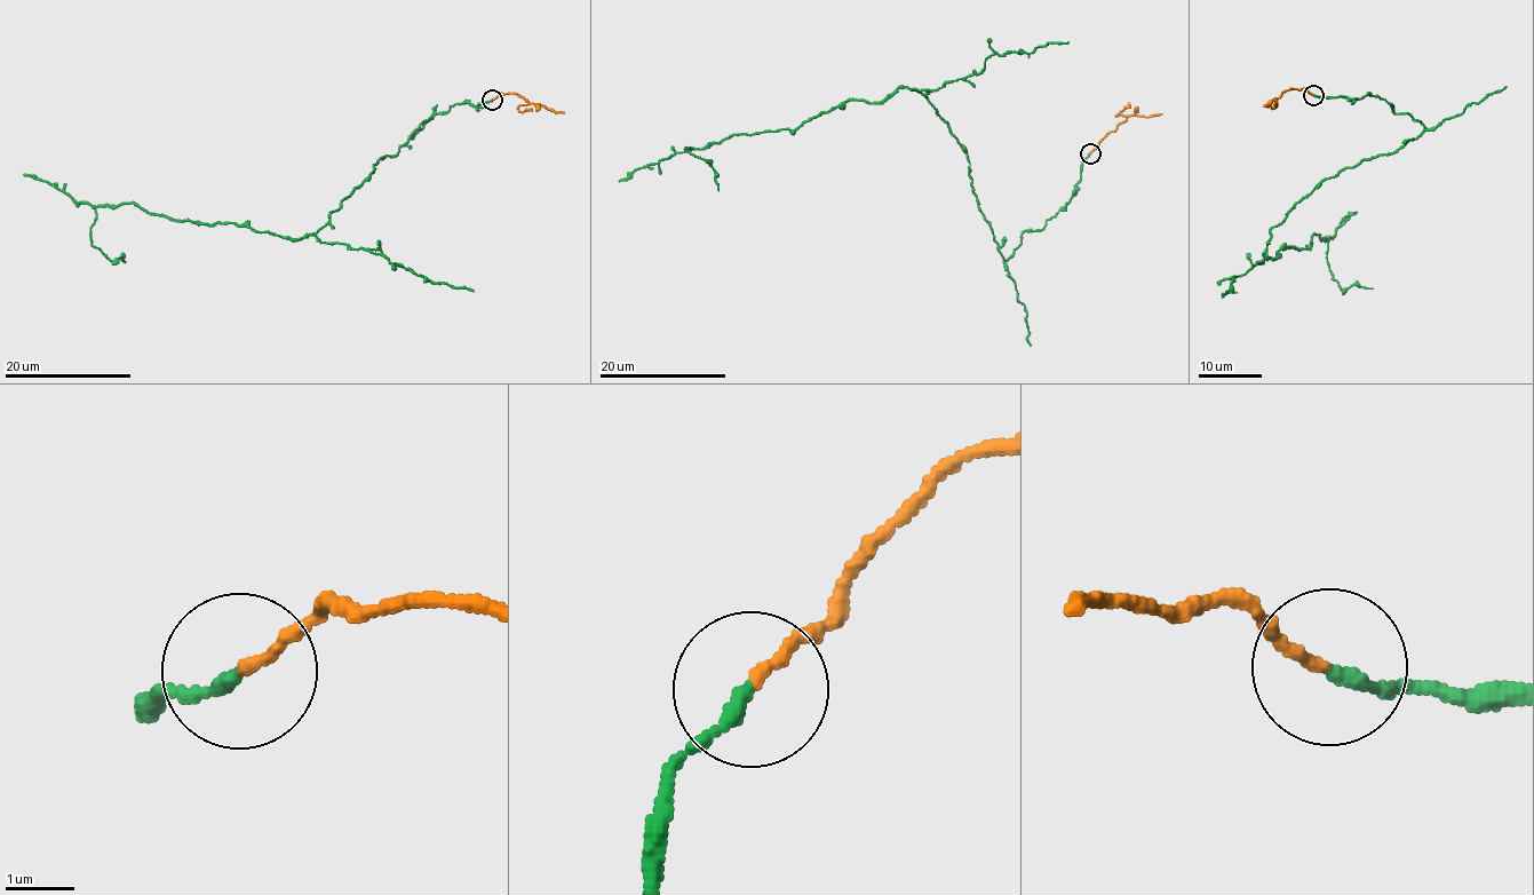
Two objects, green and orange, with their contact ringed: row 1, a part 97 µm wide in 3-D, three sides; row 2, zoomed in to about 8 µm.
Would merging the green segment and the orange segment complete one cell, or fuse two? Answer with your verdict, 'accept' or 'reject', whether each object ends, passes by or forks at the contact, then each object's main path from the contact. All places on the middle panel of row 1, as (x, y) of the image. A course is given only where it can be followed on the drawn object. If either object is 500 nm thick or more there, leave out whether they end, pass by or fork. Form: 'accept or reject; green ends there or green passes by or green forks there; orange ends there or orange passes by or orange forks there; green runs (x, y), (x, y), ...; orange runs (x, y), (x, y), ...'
reject; green ends there; orange ends there; green runs (1090, 153), (1075, 193), (1006, 260), (967, 151), (907, 88), (795, 129), (686, 147), (717, 191); orange runs (1090, 153), (1131, 115), (1161, 113)

